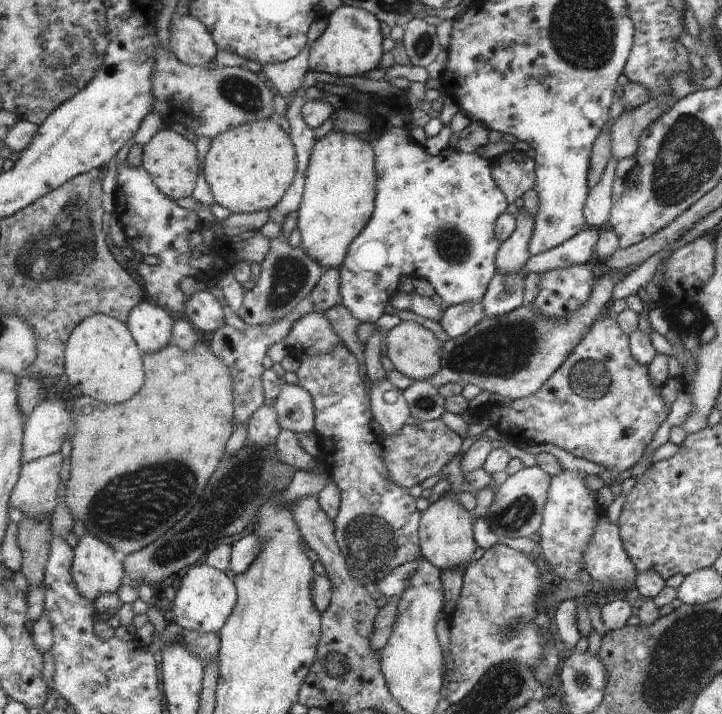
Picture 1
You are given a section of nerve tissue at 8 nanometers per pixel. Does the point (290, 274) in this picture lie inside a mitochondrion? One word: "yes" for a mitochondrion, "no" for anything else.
yes

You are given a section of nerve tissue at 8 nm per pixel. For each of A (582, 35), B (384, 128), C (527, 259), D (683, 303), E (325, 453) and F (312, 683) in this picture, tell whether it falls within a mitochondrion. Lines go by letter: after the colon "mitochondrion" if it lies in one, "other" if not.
A: mitochondrion
B: other
C: other
D: other
E: other
F: other

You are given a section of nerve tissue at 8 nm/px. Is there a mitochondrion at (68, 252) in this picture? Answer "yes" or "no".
yes

